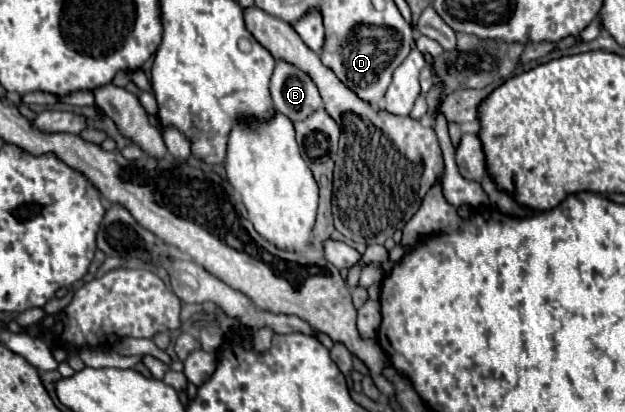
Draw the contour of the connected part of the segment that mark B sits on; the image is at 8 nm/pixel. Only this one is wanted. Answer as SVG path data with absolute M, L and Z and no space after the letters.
M284 60L276 62L270 92L276 112L288 116L292 122L308 118L322 106L322 98L312 78Z

